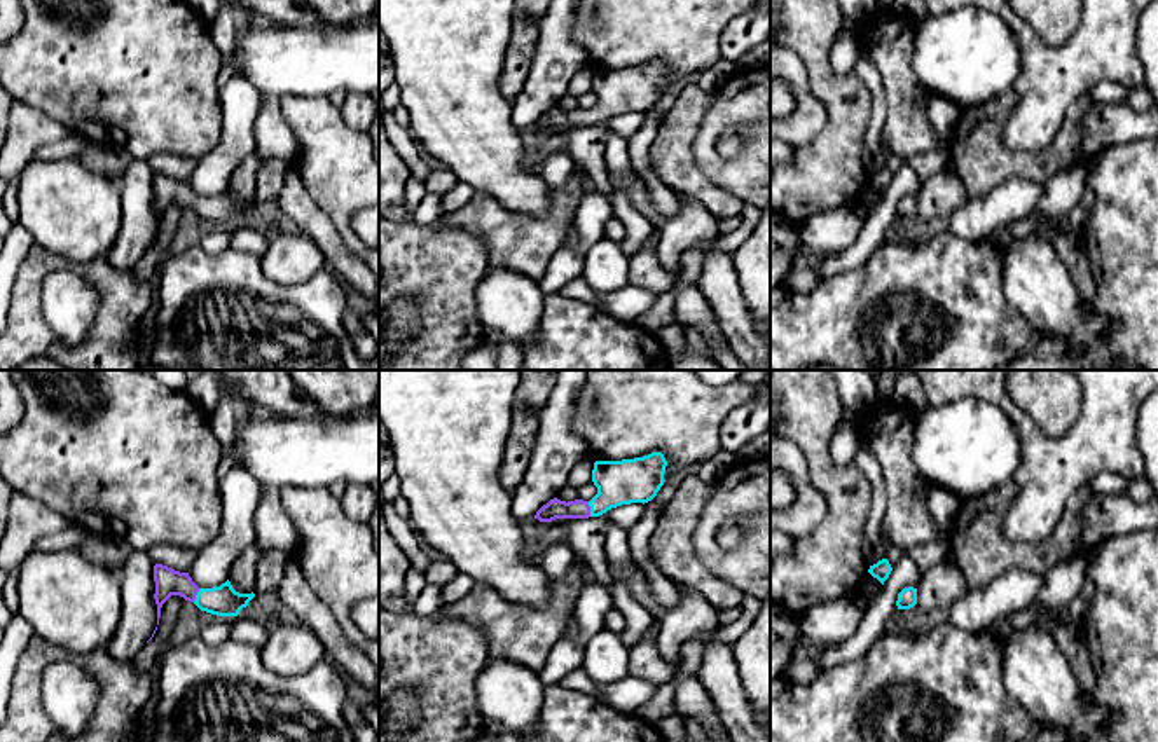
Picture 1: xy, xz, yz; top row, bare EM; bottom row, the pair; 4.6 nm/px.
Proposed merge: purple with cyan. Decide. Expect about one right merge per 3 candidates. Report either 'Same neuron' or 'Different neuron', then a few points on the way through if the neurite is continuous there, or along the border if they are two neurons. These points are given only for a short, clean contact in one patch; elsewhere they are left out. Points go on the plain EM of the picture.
Same neuron. Path across: xz (556, 117), (589, 117), (629, 89)

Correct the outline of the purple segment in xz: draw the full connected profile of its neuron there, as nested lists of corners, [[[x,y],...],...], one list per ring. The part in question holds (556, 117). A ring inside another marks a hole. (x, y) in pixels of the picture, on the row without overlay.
[[[662,61],[622,70],[596,70],[592,91],[597,103],[590,110],[561,110],[557,106],[543,113],[534,127],[552,131],[555,127],[599,126],[611,117],[651,110],[664,94],[667,70]]]

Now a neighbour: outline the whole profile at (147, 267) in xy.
[[[171,204],[162,213],[159,234],[157,234],[154,246],[133,267],[133,271],[140,281],[152,281],[159,274],[162,262],[169,255],[168,248],[171,244],[178,220],[183,211],[185,211],[183,206]]]

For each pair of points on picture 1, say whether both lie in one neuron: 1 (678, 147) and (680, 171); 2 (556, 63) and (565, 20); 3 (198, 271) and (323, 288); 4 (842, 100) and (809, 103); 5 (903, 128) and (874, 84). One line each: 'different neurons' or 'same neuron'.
1: same neuron
2: same neuron
3: same neuron
4: different neurons
5: different neurons

